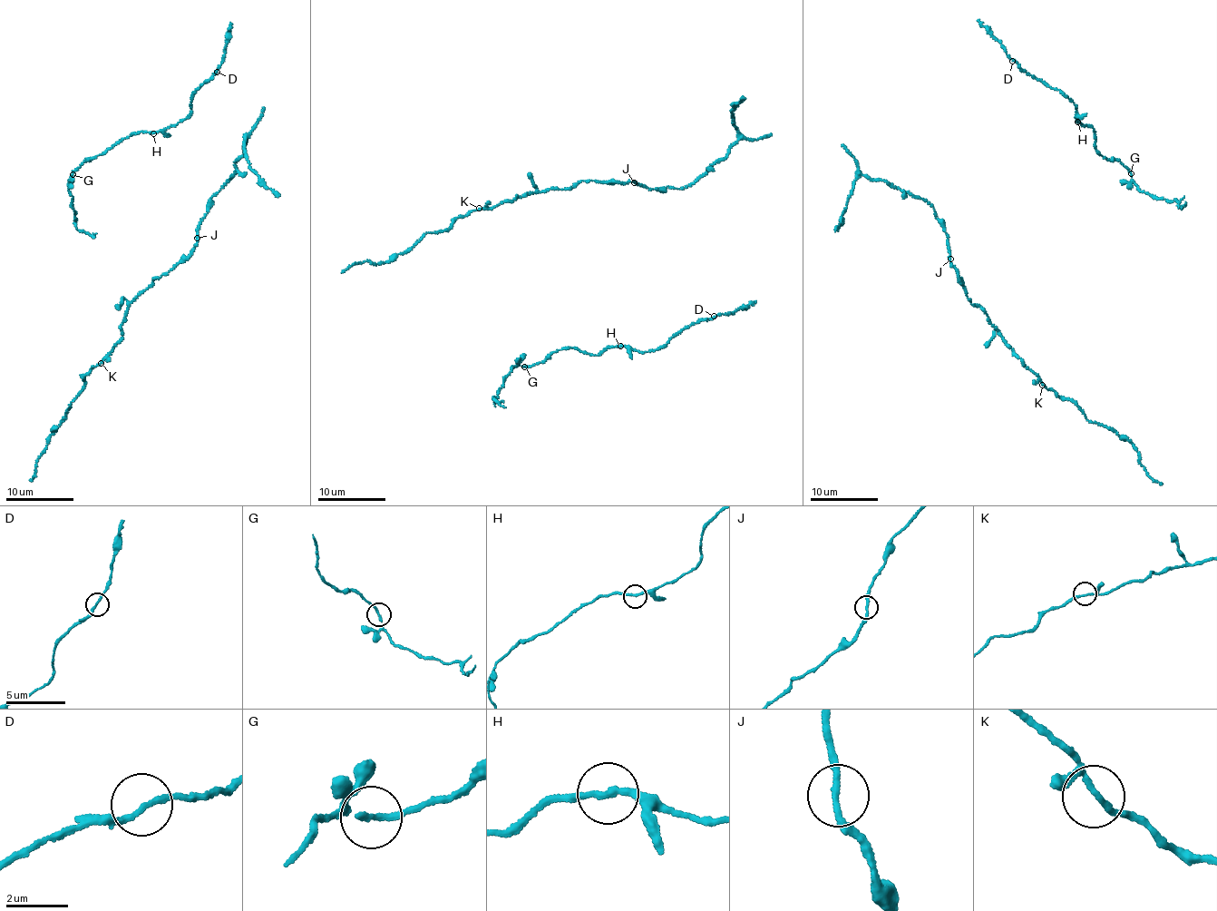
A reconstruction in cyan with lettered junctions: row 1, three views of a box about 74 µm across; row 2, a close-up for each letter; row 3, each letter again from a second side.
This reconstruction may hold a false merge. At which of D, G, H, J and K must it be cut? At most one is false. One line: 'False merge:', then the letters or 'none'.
False merge: G

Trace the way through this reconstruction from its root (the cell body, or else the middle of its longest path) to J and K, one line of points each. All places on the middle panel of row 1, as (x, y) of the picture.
J: (682, 190), (647, 188), (634, 182)
K: (682, 190), (647, 188), (629, 180), (625, 182), (583, 181), (563, 190), (527, 192), (493, 208), (479, 208)

